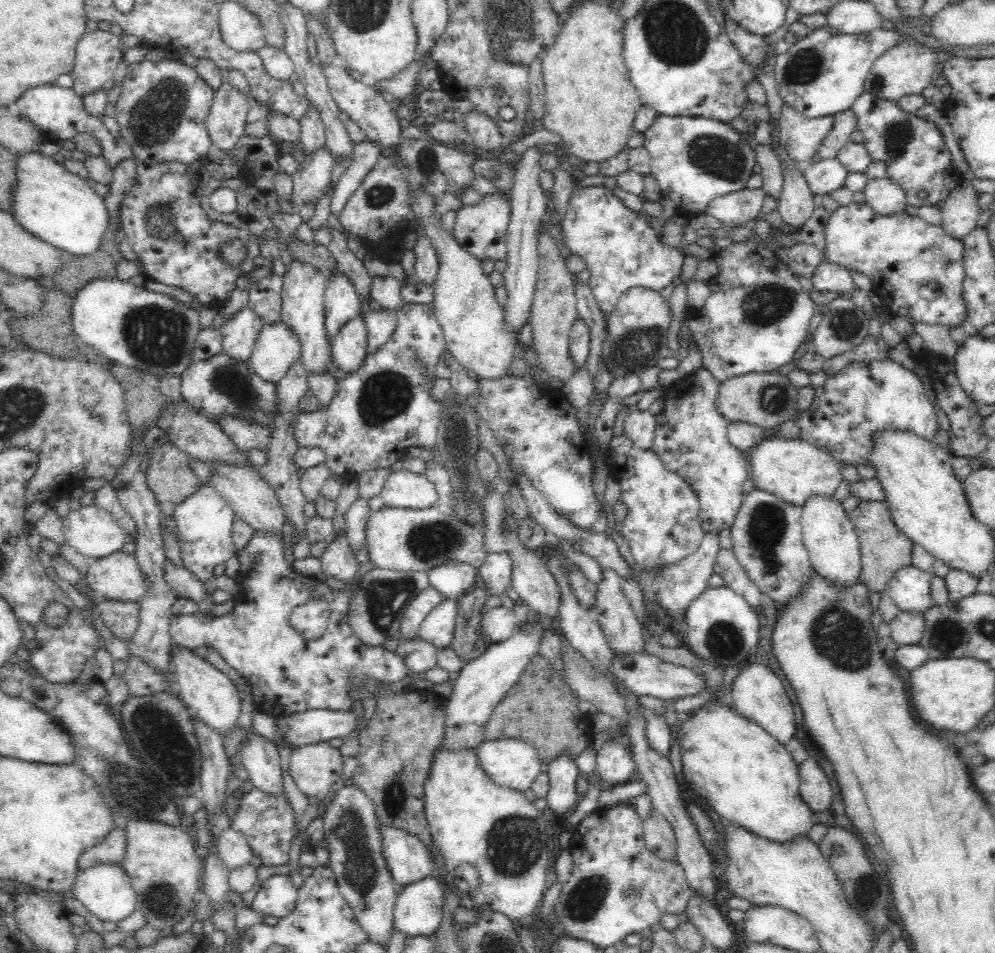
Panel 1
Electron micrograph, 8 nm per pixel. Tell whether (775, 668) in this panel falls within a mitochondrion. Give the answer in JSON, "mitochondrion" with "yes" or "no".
{"mitochondrion":"no"}

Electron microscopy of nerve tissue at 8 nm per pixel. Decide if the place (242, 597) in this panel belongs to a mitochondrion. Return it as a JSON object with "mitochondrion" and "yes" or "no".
{"mitochondrion":"no"}

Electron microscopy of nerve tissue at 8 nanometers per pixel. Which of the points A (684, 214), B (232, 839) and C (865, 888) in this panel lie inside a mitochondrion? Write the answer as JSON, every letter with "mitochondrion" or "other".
{"A":"other","B":"other","C":"mitochondrion"}

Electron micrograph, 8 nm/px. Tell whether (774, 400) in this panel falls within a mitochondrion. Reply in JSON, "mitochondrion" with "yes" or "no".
{"mitochondrion":"yes"}

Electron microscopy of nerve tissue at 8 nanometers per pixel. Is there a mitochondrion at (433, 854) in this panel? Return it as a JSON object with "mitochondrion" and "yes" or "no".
{"mitochondrion":"no"}

